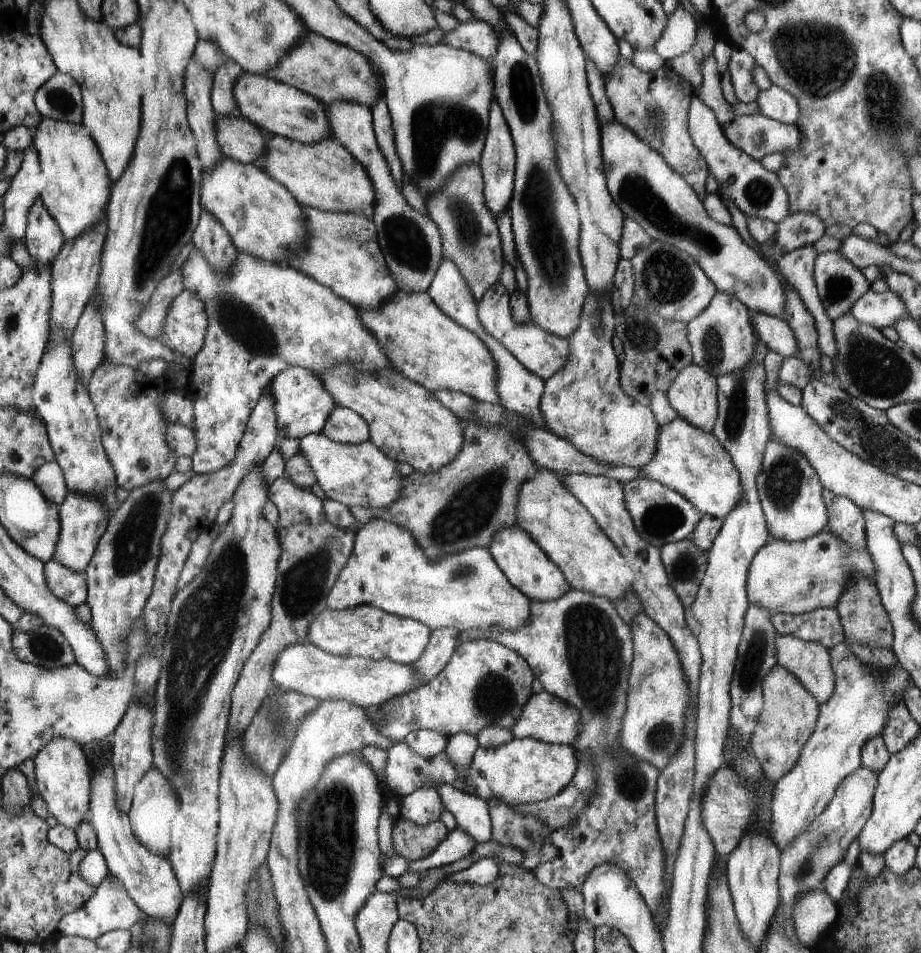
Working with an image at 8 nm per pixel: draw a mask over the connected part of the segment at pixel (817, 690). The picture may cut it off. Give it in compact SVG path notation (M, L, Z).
M777 634L775 657L777 664L791 672L820 705L834 694L835 671L825 646L792 635Z

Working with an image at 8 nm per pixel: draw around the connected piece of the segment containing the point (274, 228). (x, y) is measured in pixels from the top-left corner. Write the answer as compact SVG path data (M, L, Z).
M224 157L219 165L202 172L200 204L204 212L219 221L240 252L271 263L284 264L288 253L303 249L307 231L300 204L258 164L242 164Z

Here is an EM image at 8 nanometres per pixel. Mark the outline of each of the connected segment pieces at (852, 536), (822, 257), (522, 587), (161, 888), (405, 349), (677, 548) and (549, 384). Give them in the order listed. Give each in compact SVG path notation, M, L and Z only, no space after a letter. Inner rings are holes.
M837 496L827 507L827 529L859 551L866 546L865 520L859 506L849 498Z
M838 251L819 254L813 277L823 306L831 321L843 317L852 305L870 291L866 277Z
M520 525L499 530L489 543L489 553L510 584L532 601L546 602L562 598L571 588L562 571L544 551L520 528Z
M96 753L88 758L91 774L89 816L97 836L97 843L109 872L124 885L135 905L148 919L173 925L177 917L183 892L173 866L167 857L148 852L134 836L129 815L117 807L115 772L109 763L96 759Z
M398 289L379 309L369 311L356 308L356 310L359 313L359 320L383 348L389 364L395 371L431 392L450 389L460 391L476 400L499 403L495 387L495 362L489 349L479 337L448 318L427 292L407 293Z
M692 533L681 541L661 546L659 551L674 592L685 608L690 606L705 575L707 553L693 545Z
M590 292L586 297L586 302L583 306L583 311L580 317L580 324L578 328L566 339L570 343L570 352L569 359L565 362L565 365L562 367L562 370L559 370L555 375L552 375L545 382L545 389L539 404L540 412L544 419L542 426L546 427L550 432L553 432L555 435L558 435L560 438L563 438L565 441L568 441L574 448L578 449L578 452L584 453L588 458L594 459L598 464L608 467L634 467L638 469L647 465L648 462L652 460L652 457L655 456L657 436L658 436L658 424L657 420L652 414L652 410L639 402L636 402L633 398L630 398L627 394L624 394L624 391L621 389L621 384L619 383L619 370L620 363L617 361L617 356L614 352L611 340L614 336L614 327L616 324L615 313L613 312L613 307L611 304L611 295L608 294L602 299L596 299Z

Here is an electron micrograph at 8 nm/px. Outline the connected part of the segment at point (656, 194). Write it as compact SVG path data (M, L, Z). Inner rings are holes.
M616 122L605 124L600 129L600 150L601 159L603 162L603 171L606 177L606 186L608 187L609 193L612 195L614 202L618 205L618 208L625 214L626 217L635 220L652 238L654 241L660 241L663 243L671 244L685 253L688 253L694 260L700 265L700 268L706 273L706 276L714 283L714 286L718 291L728 293L729 295L735 296L750 312L764 313L768 316L783 320L785 322L785 290L783 284L780 282L778 275L772 270L772 267L766 262L757 252L750 248L743 240L742 237L736 232L734 227L728 225L721 225L716 221L713 221L704 210L701 200L698 195L688 186L687 182L684 182L683 178L680 178L678 173L675 173L668 165L664 162L664 159L652 148L649 147L645 142L642 142L630 128Z

